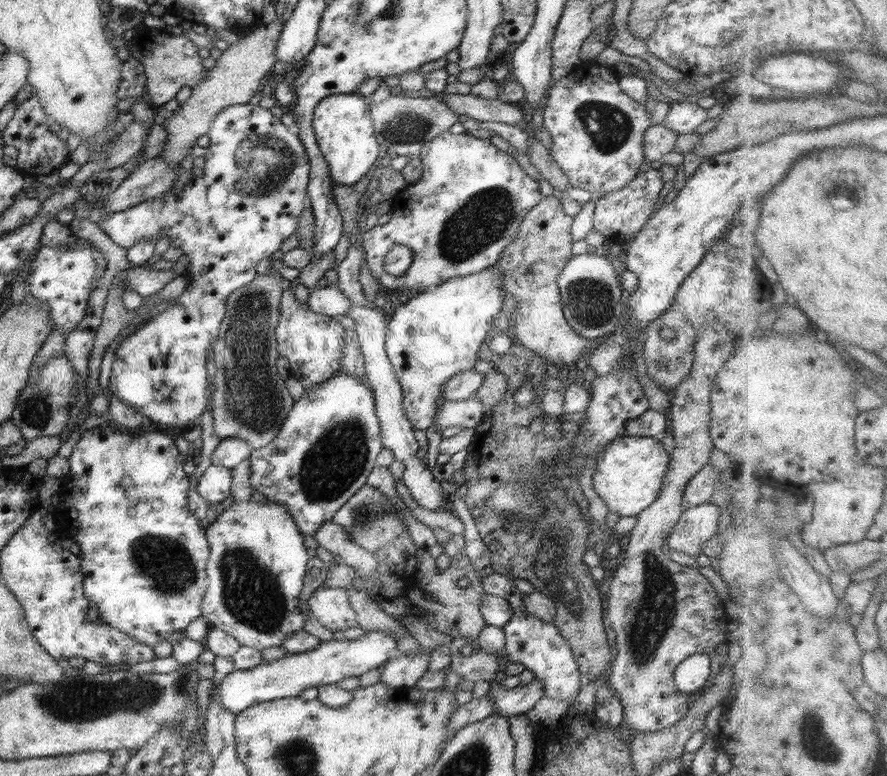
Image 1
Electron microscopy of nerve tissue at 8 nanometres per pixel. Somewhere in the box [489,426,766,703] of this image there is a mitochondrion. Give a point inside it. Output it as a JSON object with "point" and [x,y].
{"point":[551,551]}

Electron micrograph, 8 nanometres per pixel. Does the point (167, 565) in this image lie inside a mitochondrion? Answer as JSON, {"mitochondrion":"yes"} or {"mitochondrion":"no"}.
{"mitochondrion":"yes"}

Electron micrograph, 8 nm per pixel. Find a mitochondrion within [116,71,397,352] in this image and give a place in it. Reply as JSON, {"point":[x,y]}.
{"point":[265,163]}

